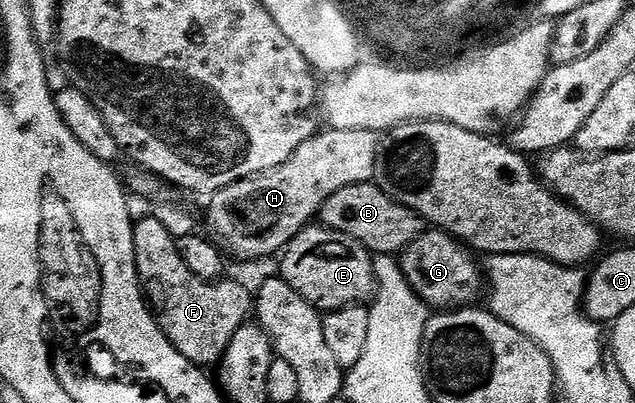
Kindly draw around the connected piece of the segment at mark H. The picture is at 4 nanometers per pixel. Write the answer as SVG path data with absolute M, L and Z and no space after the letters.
M331 127L325 130L325 133L324 130L317 132L316 136L302 143L282 167L242 179L211 194L209 201L212 202L208 205L211 236L229 258L256 261L271 253L279 254L303 229L308 228L334 191L342 191L342 187L351 185L366 185L375 178L376 160L382 144L377 134Z

